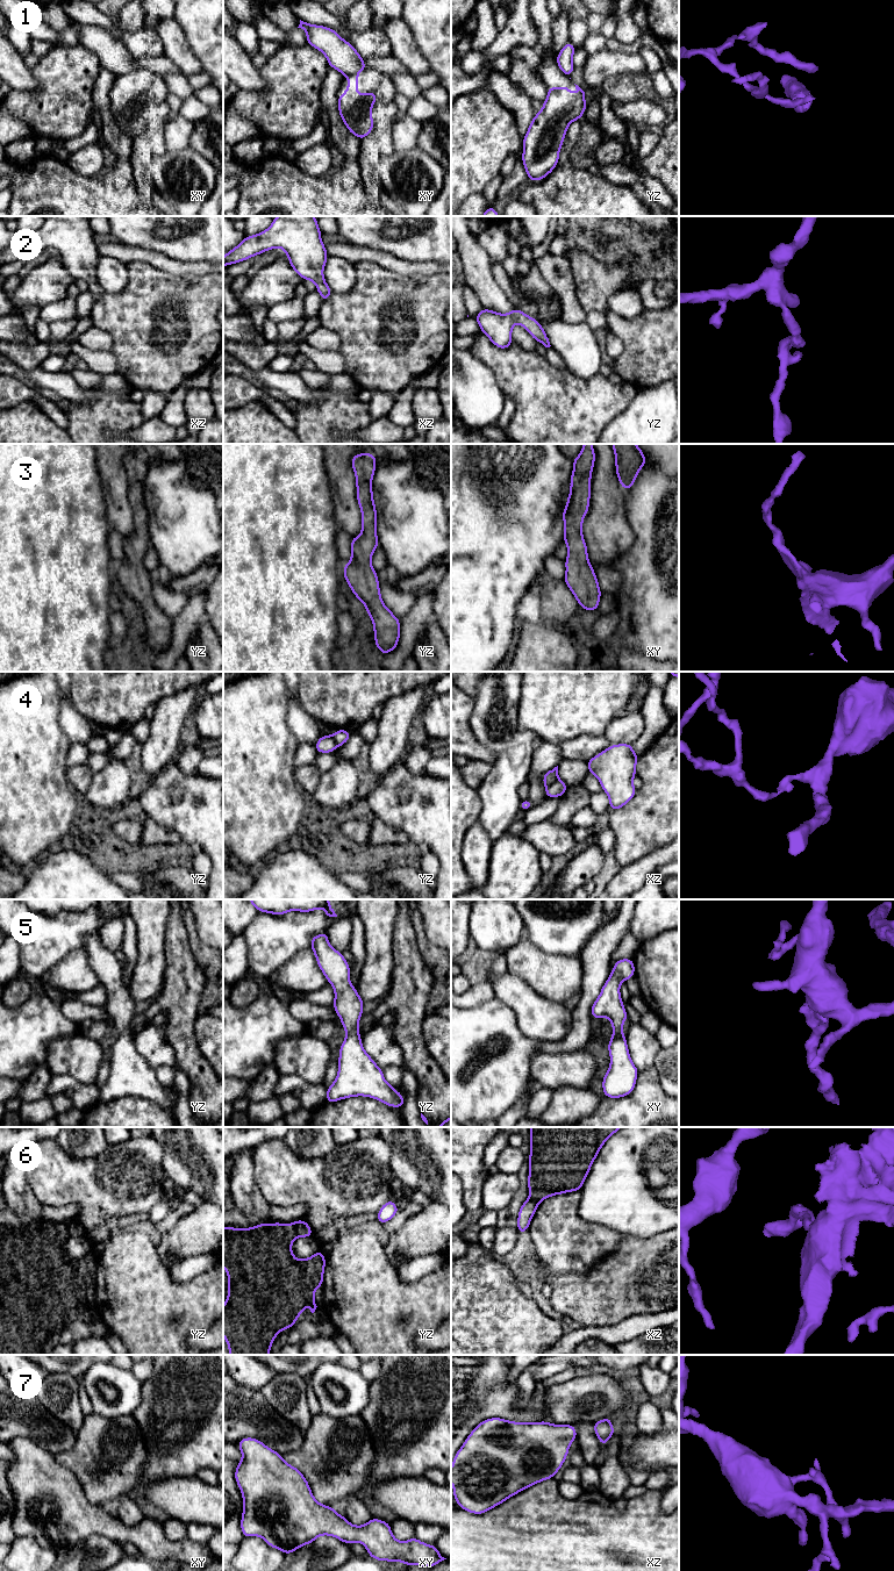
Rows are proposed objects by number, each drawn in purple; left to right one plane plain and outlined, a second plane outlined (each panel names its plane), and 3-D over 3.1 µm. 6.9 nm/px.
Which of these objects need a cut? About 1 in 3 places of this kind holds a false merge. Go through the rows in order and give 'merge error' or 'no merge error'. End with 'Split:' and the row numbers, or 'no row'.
1: merge error
2: no merge error
3: no merge error
4: merge error
5: no merge error
6: merge error
7: no merge error
Split: 1, 4, 6

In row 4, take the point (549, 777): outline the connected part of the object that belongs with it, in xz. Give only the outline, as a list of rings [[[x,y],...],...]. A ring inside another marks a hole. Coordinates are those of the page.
[[[558,766],[555,767],[553,769],[548,770],[546,773],[544,773],[543,775],[543,784],[545,787],[551,786],[552,783],[555,783],[558,780]]]

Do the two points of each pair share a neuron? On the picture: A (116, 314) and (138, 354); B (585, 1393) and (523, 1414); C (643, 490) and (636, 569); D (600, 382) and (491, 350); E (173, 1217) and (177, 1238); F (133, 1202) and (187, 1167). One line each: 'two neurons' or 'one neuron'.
A: one neuron
B: two neurons
C: one neuron
D: one neuron
E: two neurons
F: two neurons

